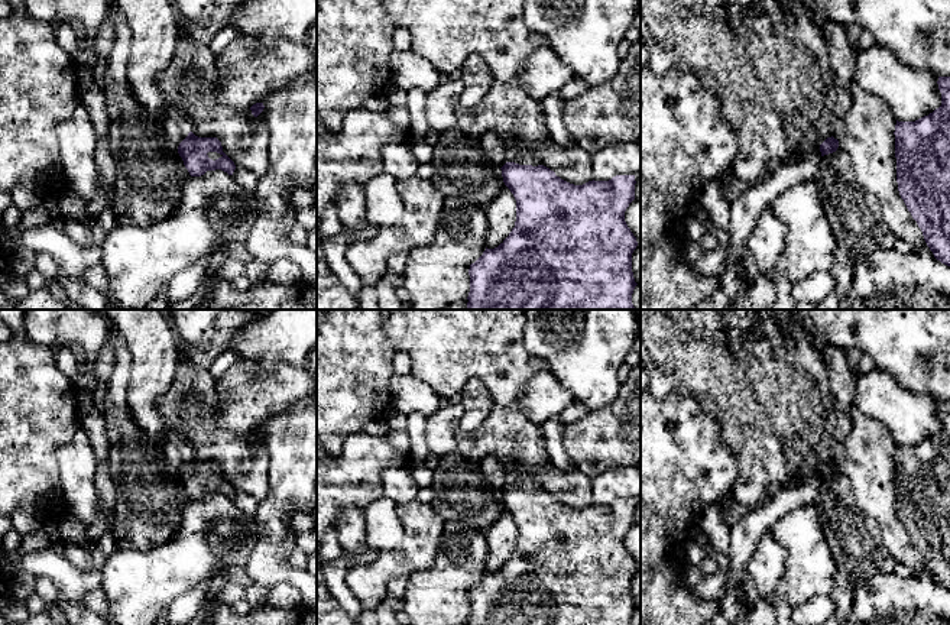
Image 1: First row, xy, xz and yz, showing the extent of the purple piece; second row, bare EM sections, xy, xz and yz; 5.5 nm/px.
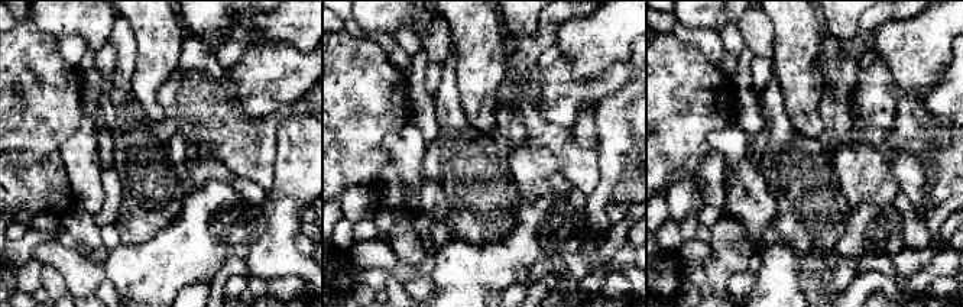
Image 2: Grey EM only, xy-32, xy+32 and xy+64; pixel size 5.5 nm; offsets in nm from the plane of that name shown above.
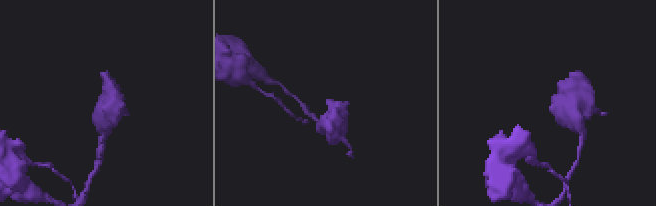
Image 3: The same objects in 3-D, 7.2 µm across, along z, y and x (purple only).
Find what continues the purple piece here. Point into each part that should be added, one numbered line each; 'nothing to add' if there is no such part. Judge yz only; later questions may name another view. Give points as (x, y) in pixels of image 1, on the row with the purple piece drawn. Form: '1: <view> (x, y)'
nothing to add

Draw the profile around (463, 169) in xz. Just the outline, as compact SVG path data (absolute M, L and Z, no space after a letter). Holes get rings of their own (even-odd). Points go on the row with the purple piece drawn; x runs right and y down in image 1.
M460 129L440 135L432 146L432 165L431 182L444 197L484 207L506 188L502 169L492 163L477 139Z

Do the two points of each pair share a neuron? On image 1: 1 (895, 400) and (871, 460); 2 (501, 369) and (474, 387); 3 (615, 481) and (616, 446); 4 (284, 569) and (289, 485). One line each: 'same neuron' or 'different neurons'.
1: different neurons
2: different neurons
3: different neurons
4: same neuron

